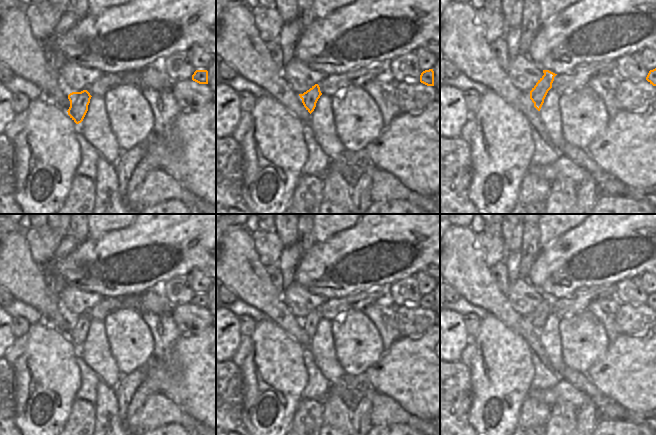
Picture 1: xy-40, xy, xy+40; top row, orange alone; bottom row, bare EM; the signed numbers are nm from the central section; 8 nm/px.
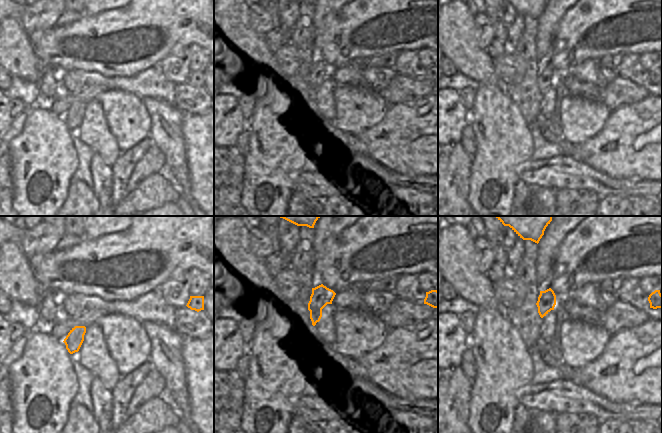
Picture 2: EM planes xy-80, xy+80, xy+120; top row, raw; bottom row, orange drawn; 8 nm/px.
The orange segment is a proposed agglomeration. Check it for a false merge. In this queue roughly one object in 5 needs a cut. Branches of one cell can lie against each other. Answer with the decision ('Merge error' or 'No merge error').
No merge error.

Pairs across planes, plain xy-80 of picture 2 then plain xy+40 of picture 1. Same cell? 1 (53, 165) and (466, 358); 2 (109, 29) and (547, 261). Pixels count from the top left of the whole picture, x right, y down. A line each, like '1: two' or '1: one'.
1: two
2: one

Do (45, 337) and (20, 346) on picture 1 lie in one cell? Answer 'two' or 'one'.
two

